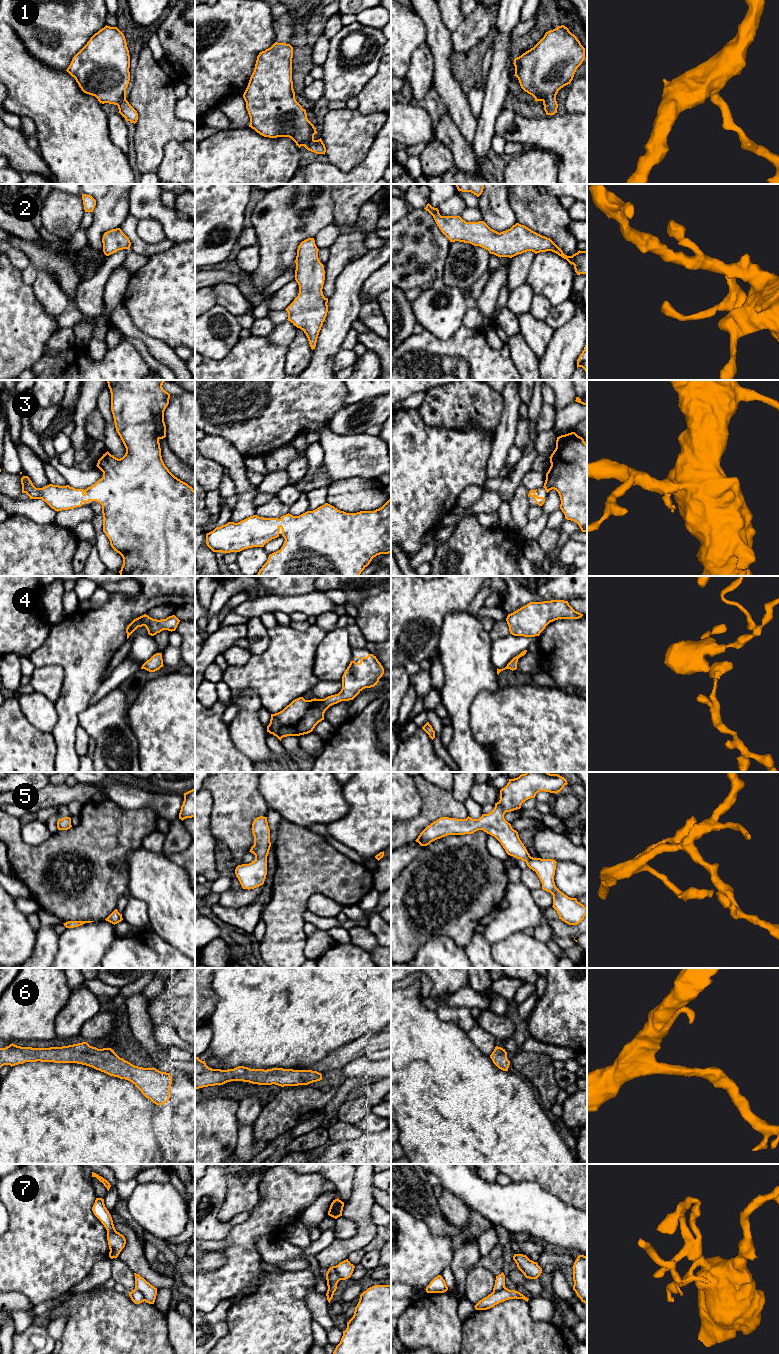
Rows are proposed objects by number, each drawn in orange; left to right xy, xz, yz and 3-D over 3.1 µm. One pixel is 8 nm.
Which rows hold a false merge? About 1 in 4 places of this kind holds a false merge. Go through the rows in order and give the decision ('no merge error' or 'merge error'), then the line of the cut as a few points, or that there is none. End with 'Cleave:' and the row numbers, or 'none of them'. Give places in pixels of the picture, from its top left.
1: no merge error | no cut
2: no merge error | no cut
3: no merge error | no cut
4: no merge error | no cut
5: no merge error | no cut
6: no merge error | no cut
7: merge error | xy (135, 1288), (142, 1294), (145, 1300)
Cleave: 7

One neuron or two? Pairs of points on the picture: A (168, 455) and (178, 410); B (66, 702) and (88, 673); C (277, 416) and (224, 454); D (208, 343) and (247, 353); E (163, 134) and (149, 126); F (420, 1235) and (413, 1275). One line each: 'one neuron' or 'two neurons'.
A: two neurons
B: one neuron
C: two neurons
D: two neurons
E: one neuron
F: one neuron

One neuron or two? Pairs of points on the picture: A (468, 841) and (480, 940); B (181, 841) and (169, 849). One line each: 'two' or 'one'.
A: two
B: one

